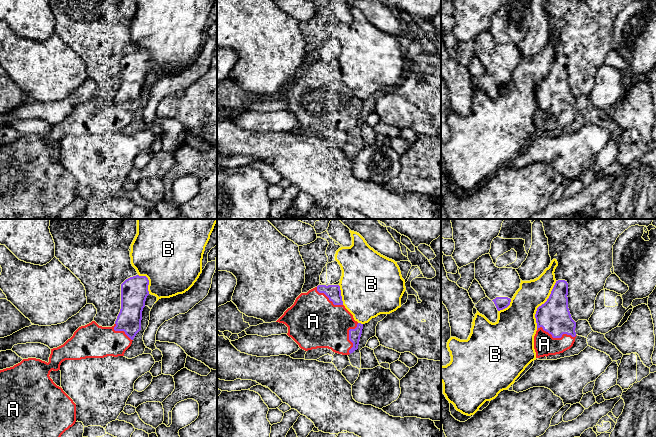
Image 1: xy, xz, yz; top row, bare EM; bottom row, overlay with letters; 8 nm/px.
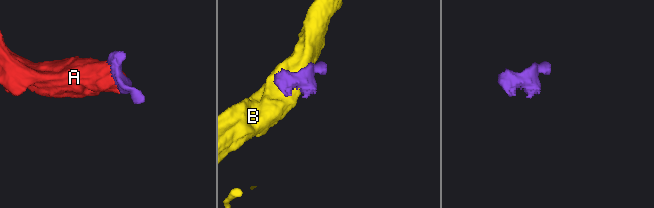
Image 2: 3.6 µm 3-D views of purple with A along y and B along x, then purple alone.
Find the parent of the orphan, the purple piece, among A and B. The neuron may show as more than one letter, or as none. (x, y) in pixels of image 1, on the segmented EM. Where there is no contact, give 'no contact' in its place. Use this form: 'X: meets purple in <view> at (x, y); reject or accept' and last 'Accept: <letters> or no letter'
A: meets purple in yz at (557, 337); accept
B: meets purple in yz at (541, 305); reject
Accept: A

